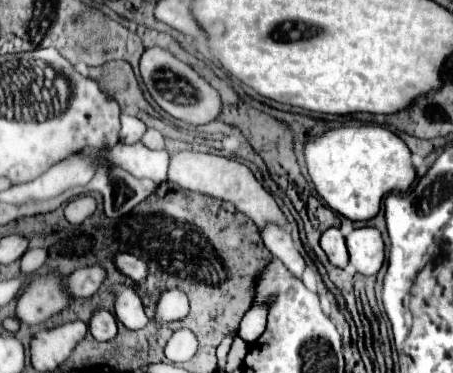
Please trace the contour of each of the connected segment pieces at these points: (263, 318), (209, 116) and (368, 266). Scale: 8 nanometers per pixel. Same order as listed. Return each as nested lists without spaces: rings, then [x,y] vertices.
[[[253,307],[245,313],[237,335],[247,343],[255,343],[255,339],[263,335],[265,323],[267,323],[267,307]]]
[[[151,47],[143,53],[141,79],[145,83],[145,89],[151,93],[153,101],[175,119],[181,119],[191,125],[203,125],[217,119],[221,111],[219,93],[207,81],[203,81],[189,65],[175,59],[169,51],[161,47]]]
[[[375,227],[353,229],[347,235],[349,263],[361,275],[375,275],[385,259],[385,245],[381,233]]]

